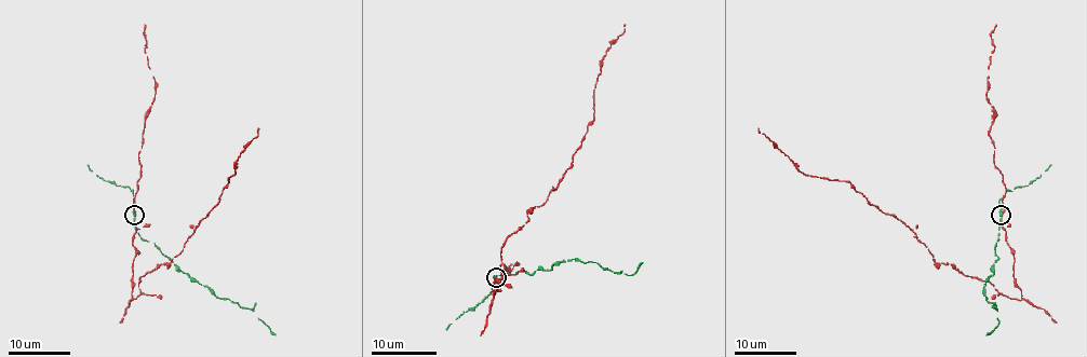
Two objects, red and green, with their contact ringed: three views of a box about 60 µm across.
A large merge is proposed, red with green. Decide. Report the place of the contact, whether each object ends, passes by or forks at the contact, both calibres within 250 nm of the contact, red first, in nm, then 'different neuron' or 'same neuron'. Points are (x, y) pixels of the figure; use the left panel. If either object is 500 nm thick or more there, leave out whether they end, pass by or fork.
place (134, 215); red passes by; green ends; calibres 150 and 400 nm; different neuron

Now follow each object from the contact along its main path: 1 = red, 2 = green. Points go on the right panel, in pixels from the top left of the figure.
1: (1002, 216), (1020, 301), (949, 263), (936, 263), (893, 216), (849, 182), (801, 172), (757, 128)
2: (1002, 216), (995, 246), (998, 259), (983, 292), (995, 309), (998, 324), (985, 334)

